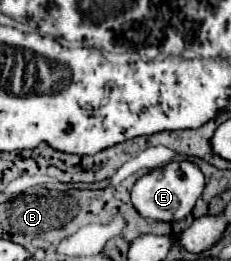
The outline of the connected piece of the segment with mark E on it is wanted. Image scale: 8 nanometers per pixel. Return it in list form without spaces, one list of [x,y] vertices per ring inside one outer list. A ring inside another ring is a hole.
[[[170,162],[164,168],[156,168],[148,174],[144,174],[132,188],[132,204],[138,210],[142,218],[150,218],[156,222],[174,222],[174,220],[184,220],[196,200],[202,196],[204,190],[204,174],[200,172],[198,166],[192,162]]]

